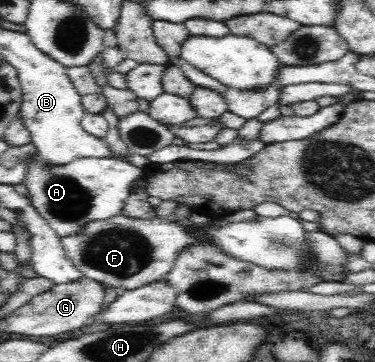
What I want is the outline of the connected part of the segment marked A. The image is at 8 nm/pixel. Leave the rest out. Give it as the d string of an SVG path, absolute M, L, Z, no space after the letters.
M37 157L29 160L29 171L23 182L31 196L32 206L38 214L54 229L58 237L68 237L80 233L80 229L86 224L105 221L117 217L123 213L125 202L128 200L131 186L136 179L143 178L143 169L131 165L127 161L109 157L80 157L66 166L46 166L44 162L38 162Z

